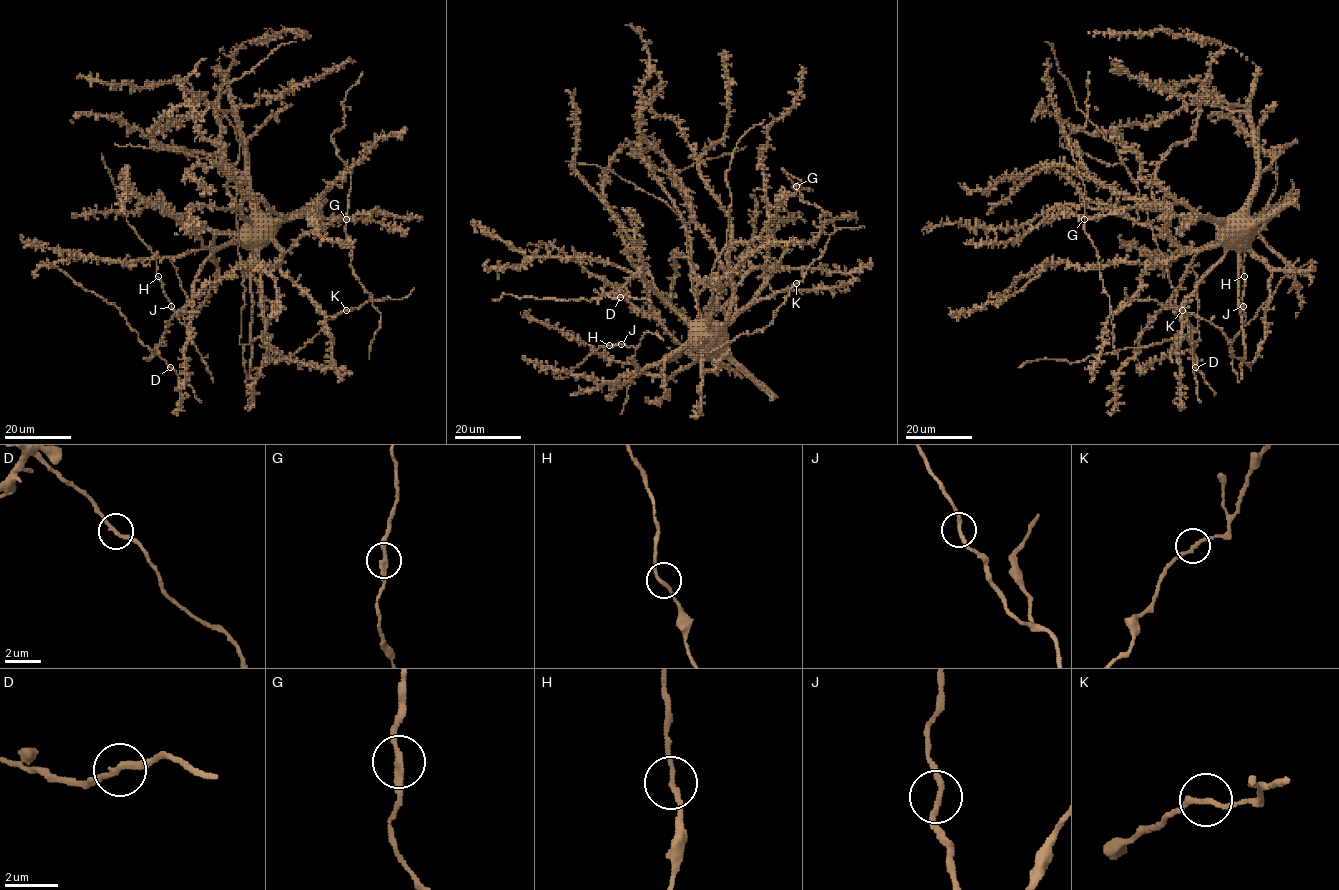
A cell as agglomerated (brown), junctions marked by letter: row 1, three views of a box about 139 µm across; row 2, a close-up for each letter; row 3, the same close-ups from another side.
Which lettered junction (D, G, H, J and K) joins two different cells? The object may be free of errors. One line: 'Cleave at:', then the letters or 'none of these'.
Cleave at: none of these

